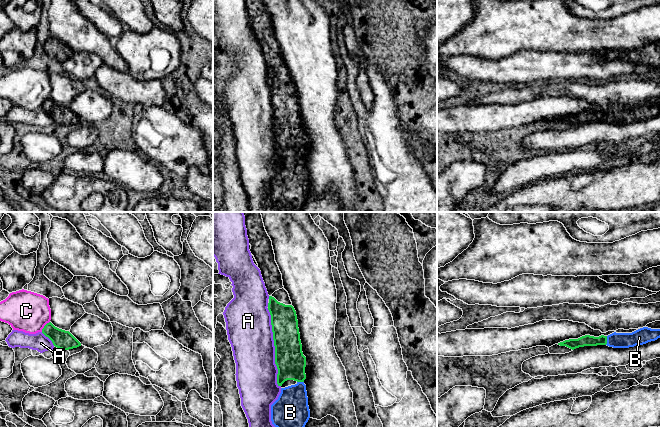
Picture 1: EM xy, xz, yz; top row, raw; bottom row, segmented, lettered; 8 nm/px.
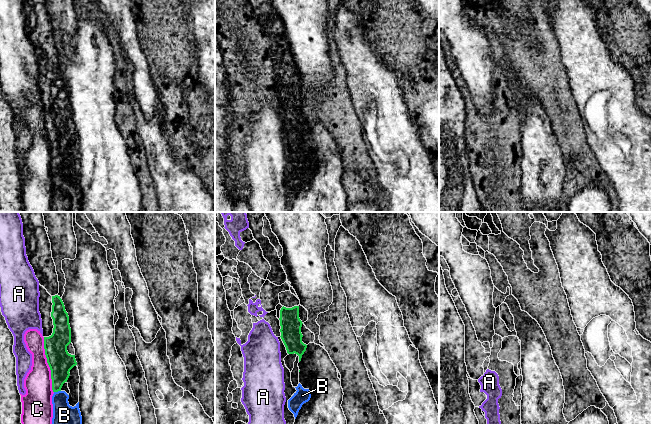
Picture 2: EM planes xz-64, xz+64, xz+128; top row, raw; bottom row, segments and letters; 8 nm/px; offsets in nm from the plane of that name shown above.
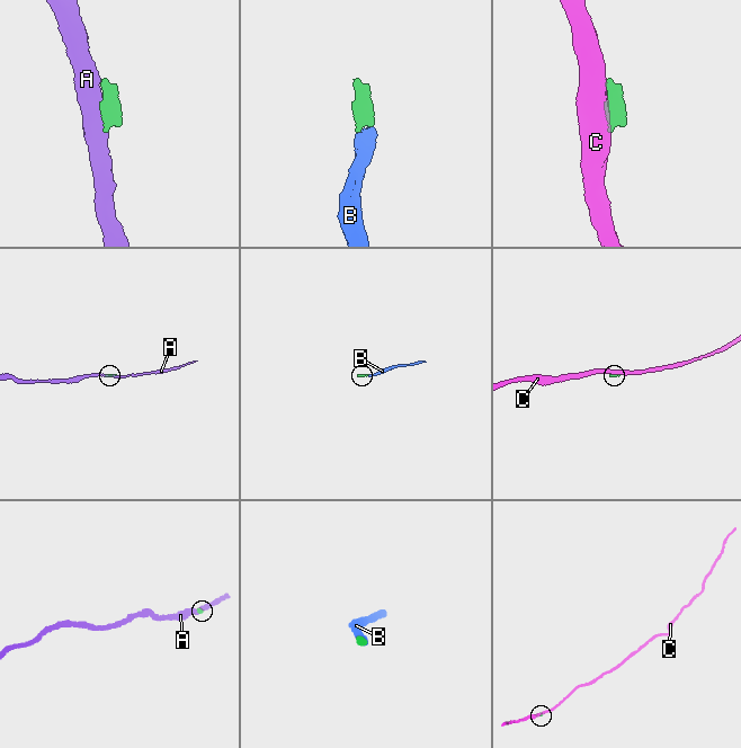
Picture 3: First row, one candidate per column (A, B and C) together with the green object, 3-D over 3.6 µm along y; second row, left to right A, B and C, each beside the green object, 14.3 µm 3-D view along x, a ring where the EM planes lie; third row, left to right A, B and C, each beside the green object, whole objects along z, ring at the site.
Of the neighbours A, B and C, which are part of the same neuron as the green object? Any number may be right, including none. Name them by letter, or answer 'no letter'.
B

